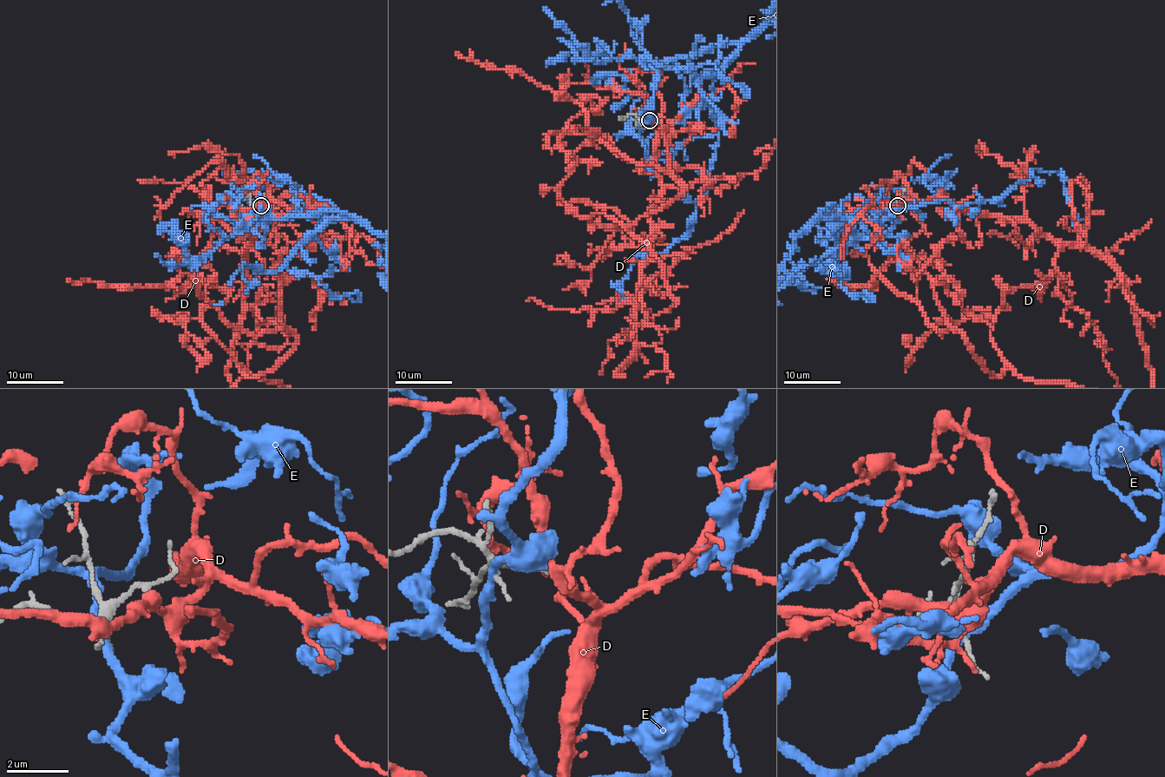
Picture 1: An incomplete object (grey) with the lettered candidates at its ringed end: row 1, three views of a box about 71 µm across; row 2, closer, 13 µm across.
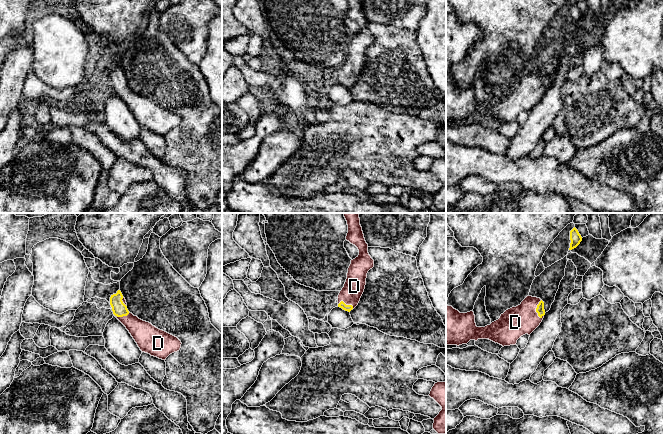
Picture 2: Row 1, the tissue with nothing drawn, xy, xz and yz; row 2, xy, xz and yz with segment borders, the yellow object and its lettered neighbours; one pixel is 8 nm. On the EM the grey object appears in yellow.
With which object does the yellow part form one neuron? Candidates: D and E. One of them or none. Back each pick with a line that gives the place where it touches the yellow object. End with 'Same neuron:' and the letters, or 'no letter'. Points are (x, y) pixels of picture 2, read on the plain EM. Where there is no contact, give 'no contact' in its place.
D: yz (536, 85)
Same neuron: D

